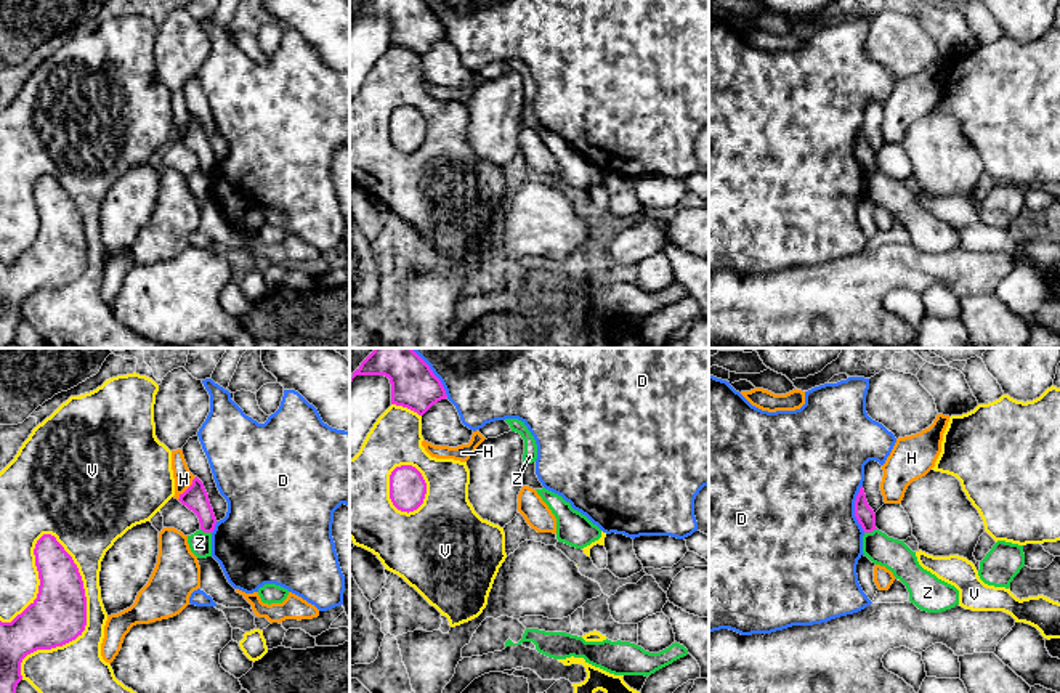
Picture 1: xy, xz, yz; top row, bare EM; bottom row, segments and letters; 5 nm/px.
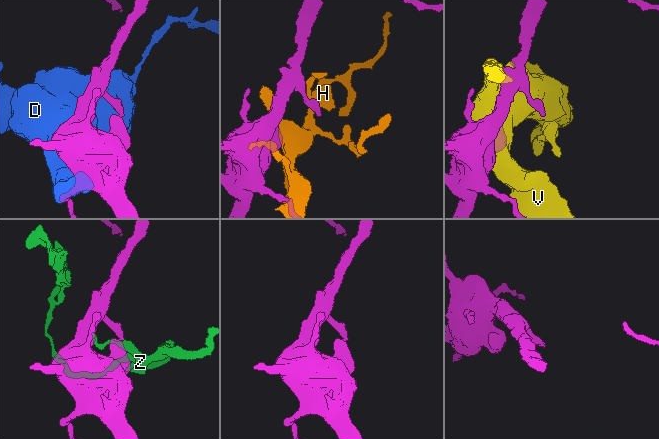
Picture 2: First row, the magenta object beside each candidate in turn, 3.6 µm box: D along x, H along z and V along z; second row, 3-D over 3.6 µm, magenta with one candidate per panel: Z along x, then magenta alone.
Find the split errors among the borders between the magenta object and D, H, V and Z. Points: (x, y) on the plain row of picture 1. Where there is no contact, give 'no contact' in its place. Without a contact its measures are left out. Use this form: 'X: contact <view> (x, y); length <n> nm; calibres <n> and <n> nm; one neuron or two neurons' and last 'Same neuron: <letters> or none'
D: contact yz (855, 149); length 240 nm; calibres 90 and 500 nm; two neurons
H: contact xy (188, 129); length 150 nm; calibres 120 and 100 nm; two neurons
V: contact xy (85, 262); length 750 nm; calibres 280 and 280 nm; two neurons
Z: contact yz (869, 172); length 70 nm; calibres 90 and 160 nm; two neurons
Same neuron: none

